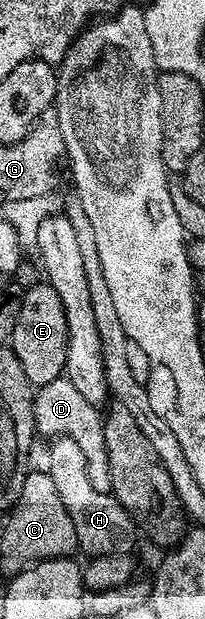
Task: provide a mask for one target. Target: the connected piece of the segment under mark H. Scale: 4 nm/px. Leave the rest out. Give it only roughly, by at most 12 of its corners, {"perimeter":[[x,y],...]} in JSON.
{"perimeter":[[66,435],[47,470],[78,548],[132,552],[134,521],[91,485],[83,449]]}

